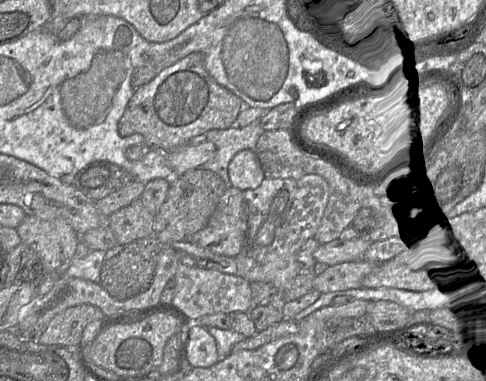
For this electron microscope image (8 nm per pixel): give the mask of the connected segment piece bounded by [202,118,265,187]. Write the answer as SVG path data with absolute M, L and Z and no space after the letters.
M262 118L244 127L234 124L227 129L212 129L206 132L208 140L217 146L218 152L202 166L219 175L228 187L231 187L228 172L231 160L244 149L255 149L264 132Z

